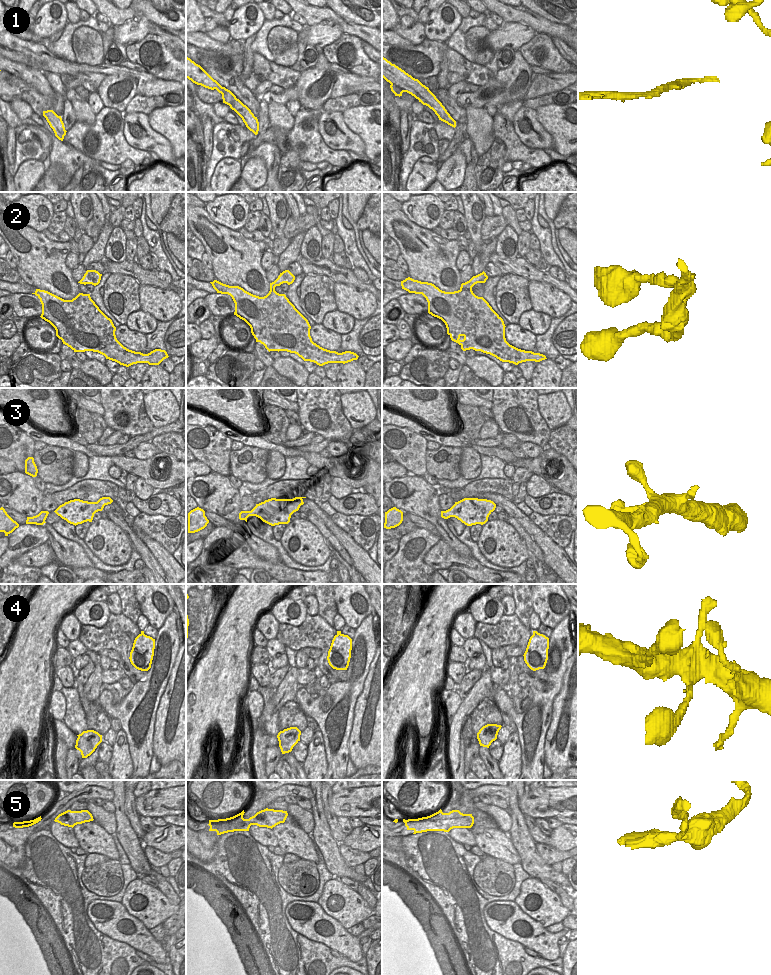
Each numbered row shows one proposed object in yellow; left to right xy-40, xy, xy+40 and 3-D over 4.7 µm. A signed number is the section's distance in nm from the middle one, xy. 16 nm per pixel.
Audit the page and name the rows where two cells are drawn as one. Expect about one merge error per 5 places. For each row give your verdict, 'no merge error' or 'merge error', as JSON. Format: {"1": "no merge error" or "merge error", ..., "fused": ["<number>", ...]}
{"1": "no merge error", "2": "merge error", "3": "no merge error", "4": "no merge error", "5": "merge error", "fused": ["2", "5"]}

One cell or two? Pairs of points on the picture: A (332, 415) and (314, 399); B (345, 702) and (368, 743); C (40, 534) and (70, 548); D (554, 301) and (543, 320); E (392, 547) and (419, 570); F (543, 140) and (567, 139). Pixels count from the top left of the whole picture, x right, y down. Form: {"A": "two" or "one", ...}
{"A": "one", "B": "two", "C": "two", "D": "two", "E": "two", "F": "two"}

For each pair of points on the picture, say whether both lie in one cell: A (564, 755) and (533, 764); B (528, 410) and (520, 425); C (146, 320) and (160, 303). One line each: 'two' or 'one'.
A: two
B: one
C: two

